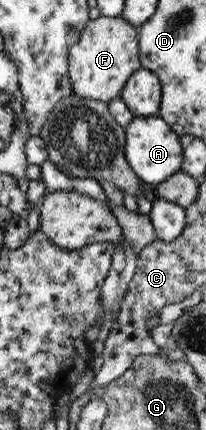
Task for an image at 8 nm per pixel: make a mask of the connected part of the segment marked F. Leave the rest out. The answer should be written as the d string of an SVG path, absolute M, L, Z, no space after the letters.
M121 16L90 20L79 41L69 48L68 76L73 94L106 103L119 98L127 80L142 68L138 46L138 29Z

